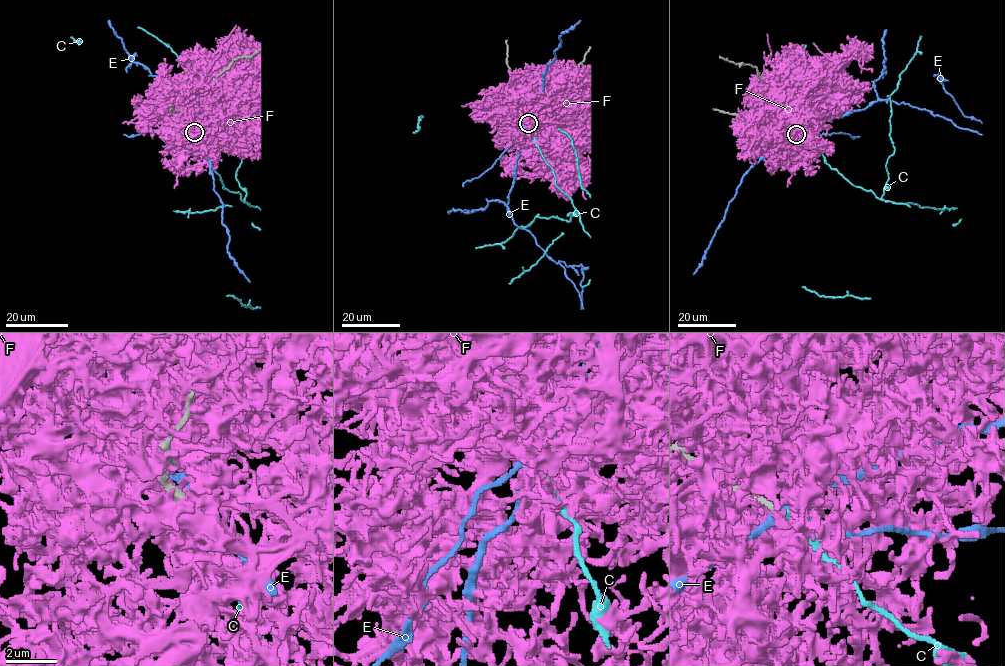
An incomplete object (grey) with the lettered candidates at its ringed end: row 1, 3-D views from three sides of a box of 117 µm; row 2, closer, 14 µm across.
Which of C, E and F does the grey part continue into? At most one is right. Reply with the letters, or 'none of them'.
none of them

